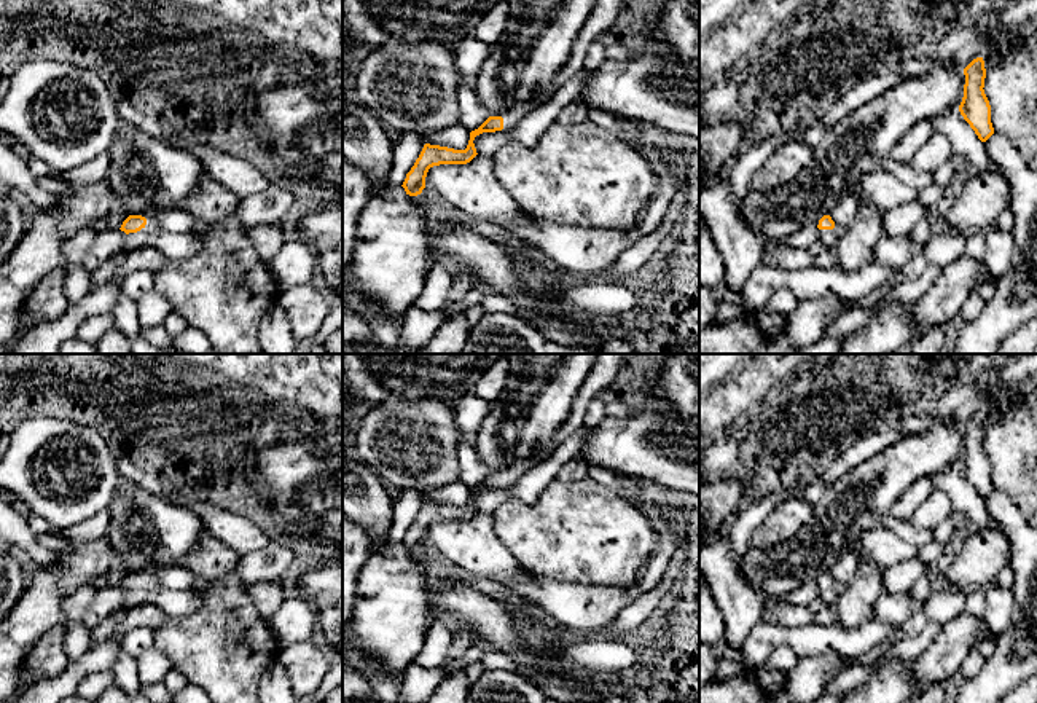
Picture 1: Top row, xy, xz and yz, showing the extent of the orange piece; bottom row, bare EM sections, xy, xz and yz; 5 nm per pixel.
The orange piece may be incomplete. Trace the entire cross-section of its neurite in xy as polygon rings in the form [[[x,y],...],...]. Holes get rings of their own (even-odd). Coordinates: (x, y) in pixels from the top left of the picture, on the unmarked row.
[[[142,571],[142,572],[129,572],[121,585],[126,590],[124,603],[118,609],[132,611],[145,604],[145,596],[148,593],[161,591],[161,585],[158,580],[158,572]]]

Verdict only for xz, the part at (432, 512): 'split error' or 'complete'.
split error

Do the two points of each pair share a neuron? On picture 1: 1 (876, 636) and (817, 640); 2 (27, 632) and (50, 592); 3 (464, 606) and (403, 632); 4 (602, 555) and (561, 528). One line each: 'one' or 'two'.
1: one
2: one
3: two
4: one

